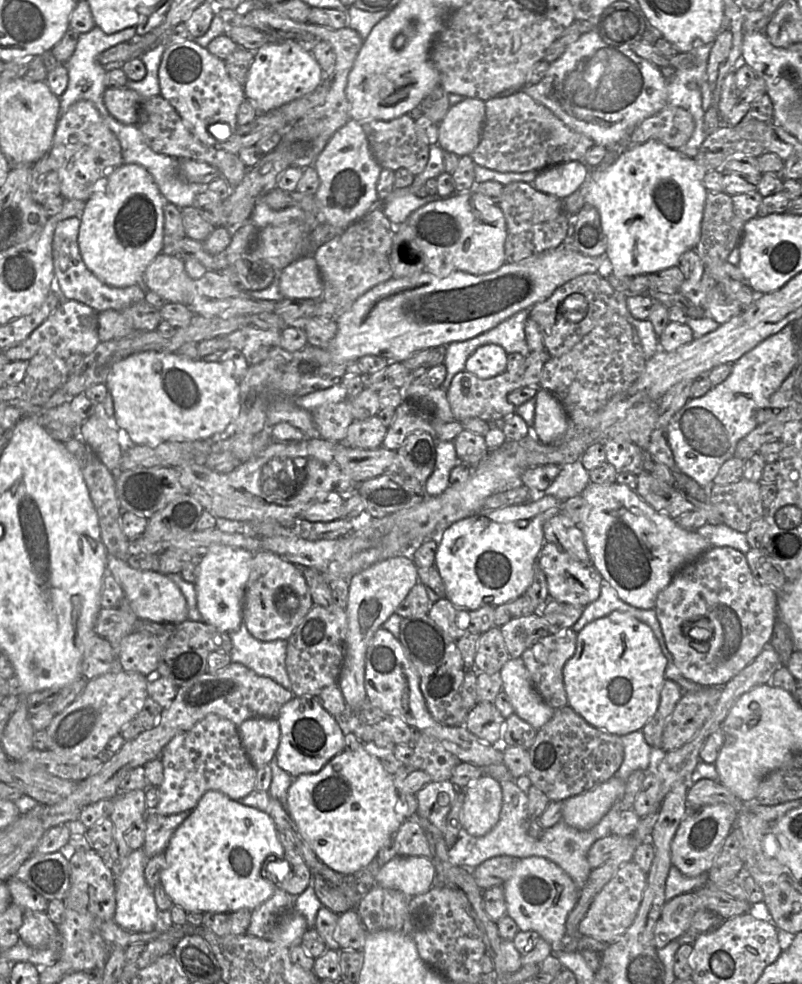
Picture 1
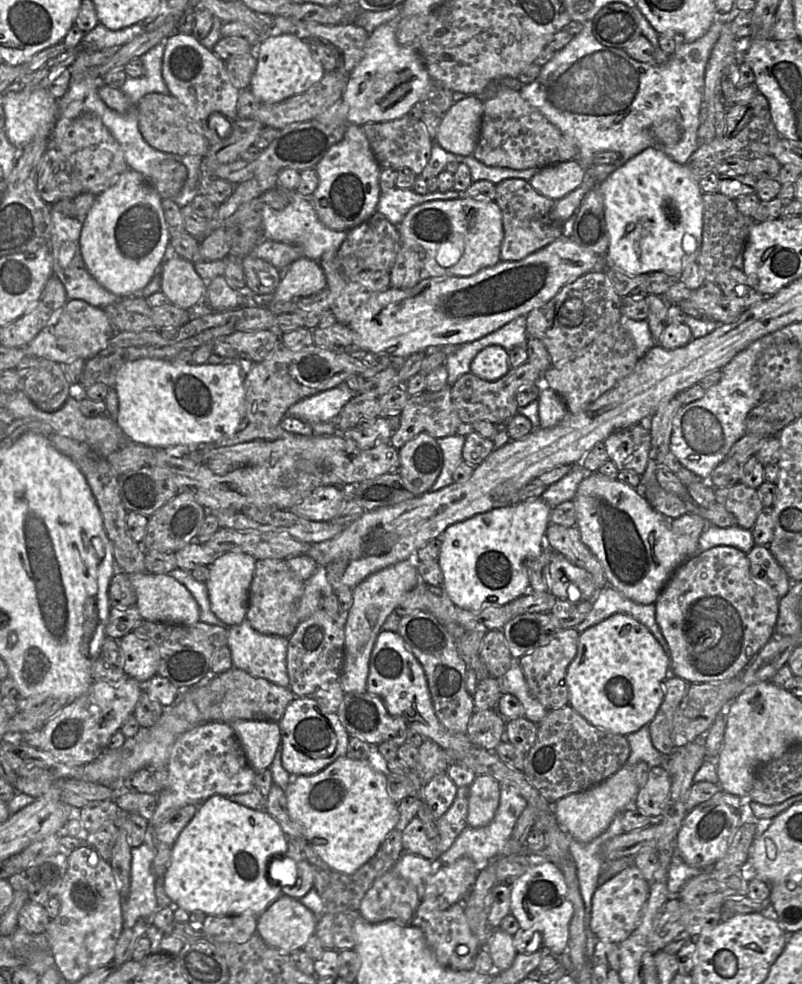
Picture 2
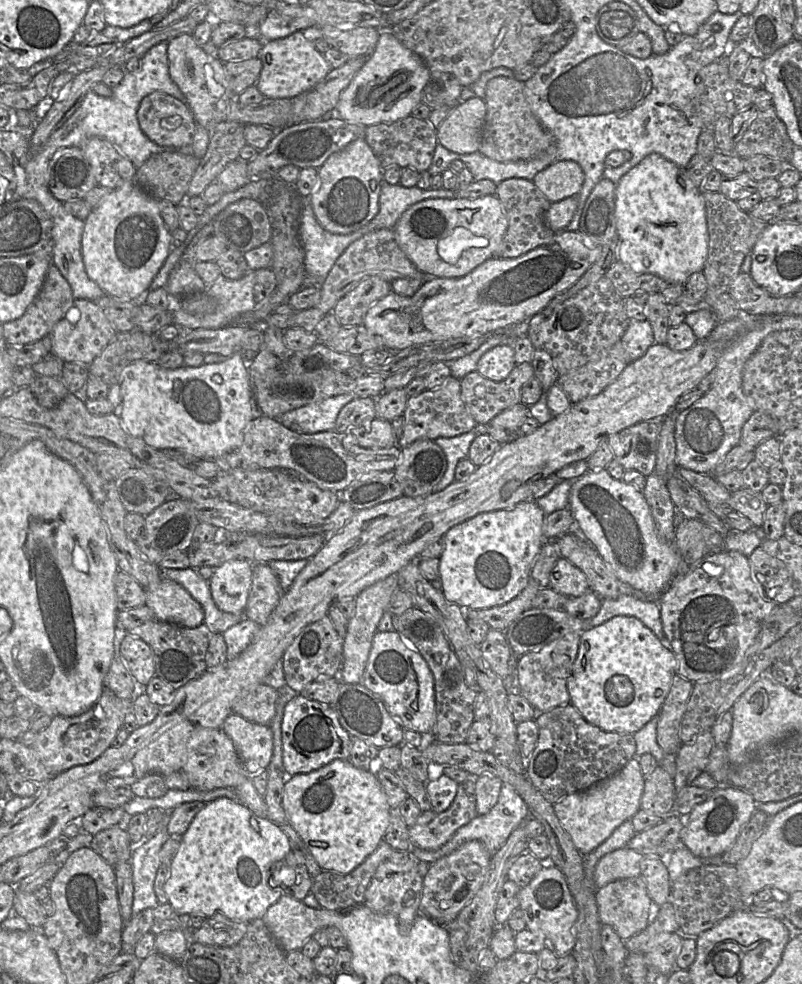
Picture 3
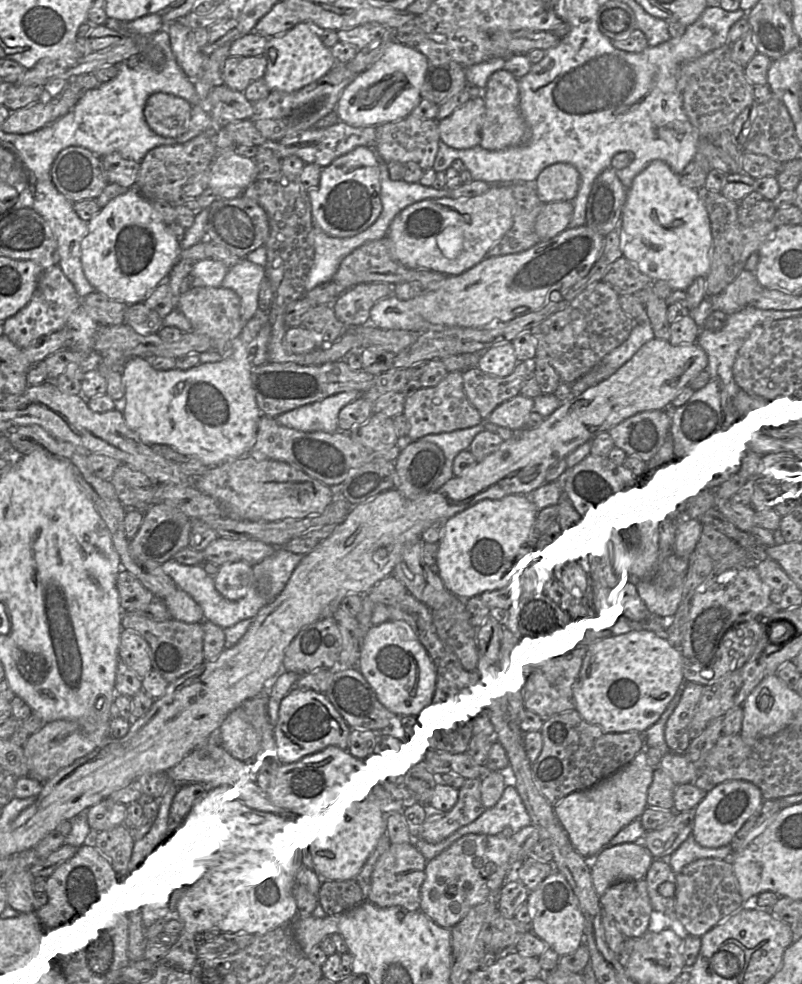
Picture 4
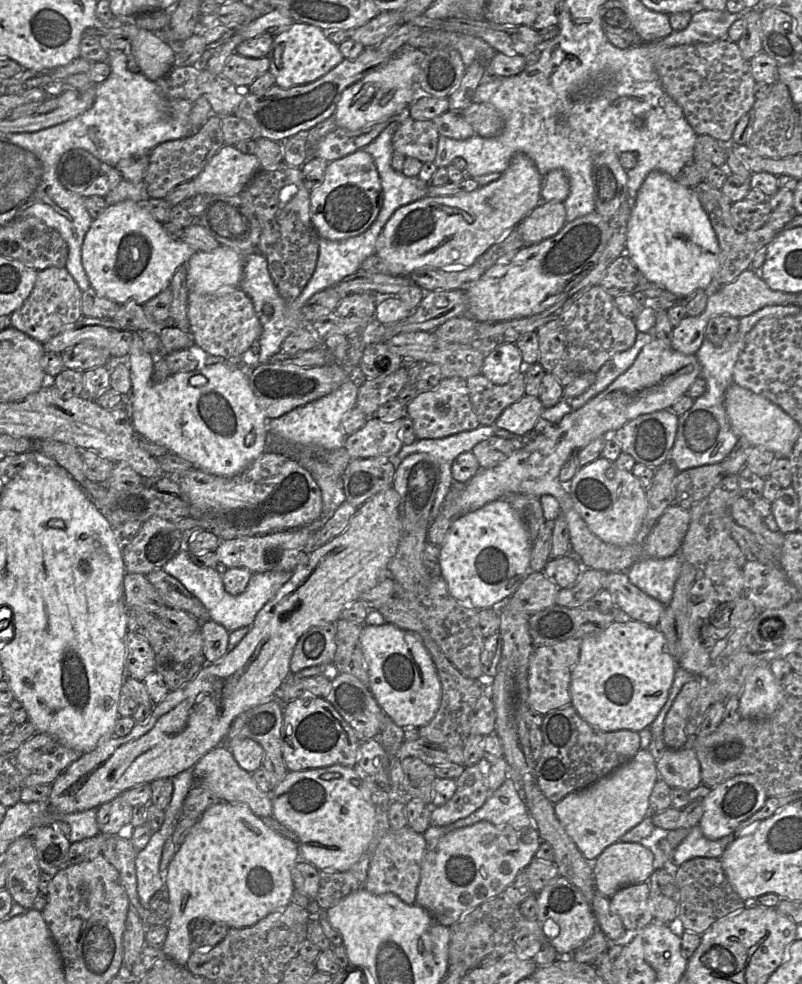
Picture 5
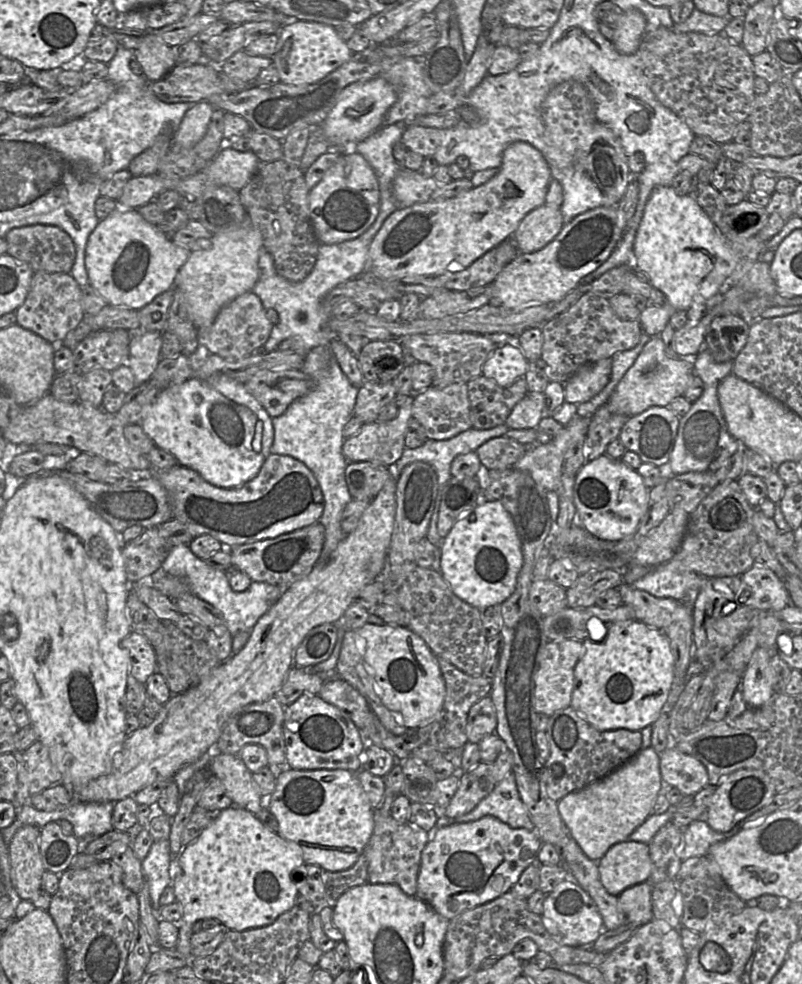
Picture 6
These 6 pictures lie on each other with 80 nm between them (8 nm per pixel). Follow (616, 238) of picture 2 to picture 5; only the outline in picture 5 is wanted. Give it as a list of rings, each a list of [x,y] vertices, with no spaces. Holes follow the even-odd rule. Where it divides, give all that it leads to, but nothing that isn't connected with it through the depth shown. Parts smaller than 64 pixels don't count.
[[[652,171],[645,178],[642,183],[635,202],[631,209],[630,218],[628,221],[627,229],[627,241],[626,241],[626,255],[631,259],[633,264],[636,266],[638,271],[643,274],[649,281],[654,282],[660,285],[665,291],[673,293],[679,297],[688,297],[696,289],[706,289],[707,286],[713,280],[716,272],[719,267],[719,243],[716,236],[716,233],[712,227],[711,221],[702,207],[696,193],[692,188],[685,187],[679,184],[673,177],[670,175],[660,172]]]

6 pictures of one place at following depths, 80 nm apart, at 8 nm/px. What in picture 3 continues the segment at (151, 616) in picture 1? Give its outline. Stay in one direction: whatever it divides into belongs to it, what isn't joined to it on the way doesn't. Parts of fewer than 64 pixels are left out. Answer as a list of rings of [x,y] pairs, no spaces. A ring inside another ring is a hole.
[[[163,578],[157,586],[145,588],[146,602],[160,621],[196,628],[204,622],[204,611],[188,591],[177,582]]]

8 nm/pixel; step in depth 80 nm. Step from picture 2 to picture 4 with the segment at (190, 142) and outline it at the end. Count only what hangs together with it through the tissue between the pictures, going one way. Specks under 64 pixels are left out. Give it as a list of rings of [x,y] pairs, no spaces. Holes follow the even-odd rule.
[[[158,92],[148,97],[143,114],[157,135],[176,138],[189,129],[191,107],[184,99]]]

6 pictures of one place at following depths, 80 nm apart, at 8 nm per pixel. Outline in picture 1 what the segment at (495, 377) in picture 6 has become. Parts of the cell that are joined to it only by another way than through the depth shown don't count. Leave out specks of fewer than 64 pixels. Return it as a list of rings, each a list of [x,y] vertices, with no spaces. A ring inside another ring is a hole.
[[[499,345],[480,346],[466,361],[465,371],[480,379],[490,379],[506,371],[507,352]]]

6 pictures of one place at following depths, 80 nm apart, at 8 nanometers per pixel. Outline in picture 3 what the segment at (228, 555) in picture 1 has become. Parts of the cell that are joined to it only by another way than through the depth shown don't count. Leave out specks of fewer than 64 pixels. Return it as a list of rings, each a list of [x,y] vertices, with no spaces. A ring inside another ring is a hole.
[[[233,559],[215,568],[209,587],[220,610],[244,614],[252,585],[252,573],[253,563],[245,559]]]

